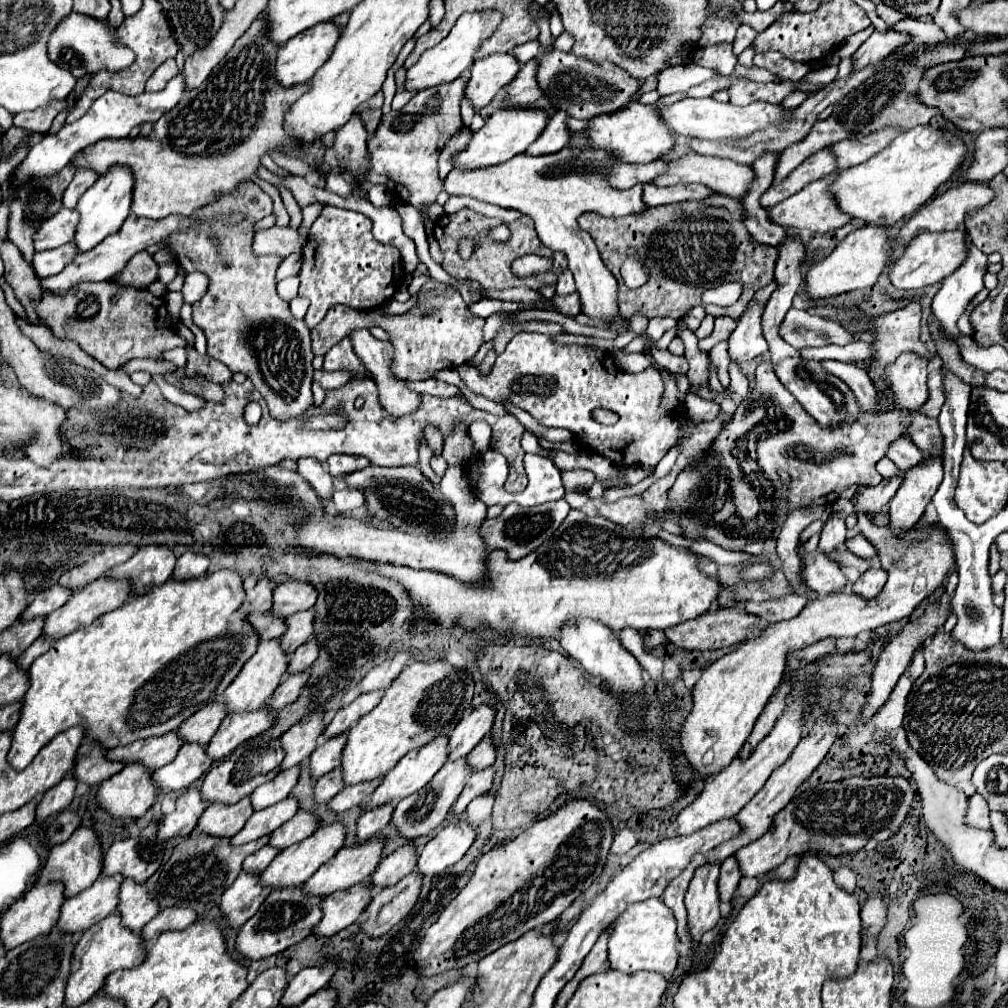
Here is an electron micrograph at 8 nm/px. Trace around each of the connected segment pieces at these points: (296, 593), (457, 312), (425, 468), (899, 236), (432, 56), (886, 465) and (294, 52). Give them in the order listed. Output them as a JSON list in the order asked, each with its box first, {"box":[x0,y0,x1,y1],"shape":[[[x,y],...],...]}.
[{"box":[270,579,318,617],"shape":[[[298,579],[286,581],[274,589],[274,607],[270,611],[282,617],[288,617],[292,613],[312,609],[316,603],[316,597],[318,597],[318,591],[314,589],[312,583],[298,581]]]},{"box":[312,289,484,379],"shape":[[[432,289],[426,291],[418,305],[404,315],[388,315],[382,309],[350,309],[346,305],[334,305],[322,323],[312,327],[312,347],[316,355],[328,353],[338,341],[342,341],[350,329],[358,327],[380,327],[388,333],[390,343],[394,345],[392,373],[398,379],[432,379],[442,369],[456,369],[464,363],[470,363],[482,343],[484,319],[472,315],[462,295],[454,289]]]},{"box":[418,439,440,485],"shape":[[[422,439],[419,443],[419,463],[418,468],[421,470],[428,479],[432,479],[434,485],[440,485],[440,477],[430,469],[430,459],[433,452],[428,447],[426,439]]]},{"box":[894,183,992,245],"shape":[[[960,183],[956,187],[950,187],[948,191],[932,197],[926,205],[922,205],[912,217],[908,217],[908,221],[904,221],[902,229],[894,235],[894,243],[896,245],[908,245],[916,235],[930,231],[930,233],[938,233],[938,231],[952,231],[952,229],[960,229],[964,225],[964,215],[972,209],[980,209],[982,205],[986,205],[992,199],[992,189],[982,183]]]},{"box":[404,11,500,91],"shape":[[[486,11],[486,13],[464,13],[456,27],[448,33],[448,37],[438,43],[436,47],[428,49],[422,53],[420,61],[410,67],[406,71],[406,81],[404,81],[404,89],[406,91],[422,91],[428,87],[438,87],[442,83],[450,83],[454,79],[458,79],[468,67],[472,67],[474,63],[474,55],[476,49],[480,47],[480,43],[484,39],[490,37],[490,31],[494,31],[494,27],[500,23],[500,15],[498,11]]]},{"box":[878,459,904,479],"shape":[[[882,459],[882,461],[878,463],[878,473],[880,473],[884,479],[898,477],[898,475],[900,475],[900,479],[904,479],[904,473],[902,473],[894,463],[890,463],[890,459]]]},{"box":[276,21,342,87],"shape":[[[326,21],[310,27],[310,31],[302,31],[302,35],[294,35],[294,39],[288,39],[278,47],[276,81],[282,87],[308,83],[330,57],[340,31],[342,29],[336,29]]]}]

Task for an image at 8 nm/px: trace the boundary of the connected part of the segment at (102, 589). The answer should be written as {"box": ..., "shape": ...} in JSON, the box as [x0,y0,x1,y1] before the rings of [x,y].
{"box":[44,575,130,639],"shape":[[[106,575],[96,579],[94,583],[78,589],[60,609],[56,609],[54,613],[50,613],[46,617],[46,625],[44,625],[44,635],[52,637],[52,639],[60,639],[80,627],[90,625],[94,619],[98,619],[100,615],[118,609],[128,597],[130,597],[130,579],[108,579]]]}

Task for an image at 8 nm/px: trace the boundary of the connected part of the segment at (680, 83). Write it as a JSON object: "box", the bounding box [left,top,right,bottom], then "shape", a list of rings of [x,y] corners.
{"box":[658,65,716,95],"shape":[[[678,65],[678,67],[670,67],[666,71],[662,71],[658,75],[658,91],[660,95],[670,95],[676,91],[688,91],[696,81],[706,81],[716,77],[716,73],[712,69],[704,69],[700,65]]]}

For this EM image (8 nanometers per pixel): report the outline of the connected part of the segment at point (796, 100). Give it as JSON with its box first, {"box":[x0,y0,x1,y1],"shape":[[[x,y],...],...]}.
{"box":[780,91,817,109],"shape":[[[796,91],[793,94],[790,94],[785,99],[782,99],[782,103],[780,103],[780,107],[782,109],[794,109],[794,107],[798,107],[802,101],[806,100],[810,95],[813,95],[817,91],[812,93],[804,93],[801,91]]]}

